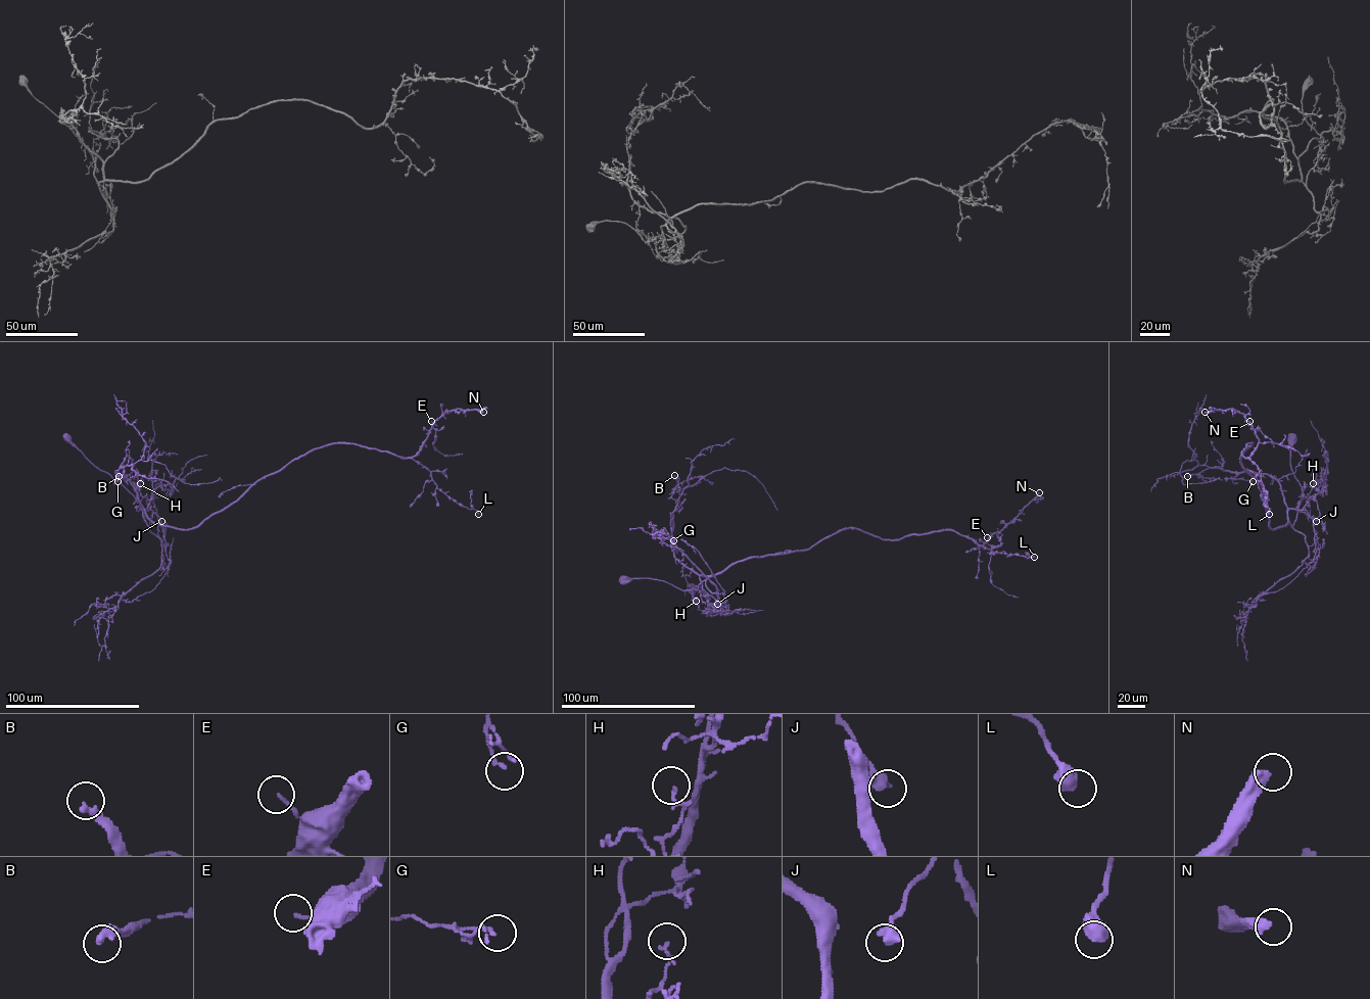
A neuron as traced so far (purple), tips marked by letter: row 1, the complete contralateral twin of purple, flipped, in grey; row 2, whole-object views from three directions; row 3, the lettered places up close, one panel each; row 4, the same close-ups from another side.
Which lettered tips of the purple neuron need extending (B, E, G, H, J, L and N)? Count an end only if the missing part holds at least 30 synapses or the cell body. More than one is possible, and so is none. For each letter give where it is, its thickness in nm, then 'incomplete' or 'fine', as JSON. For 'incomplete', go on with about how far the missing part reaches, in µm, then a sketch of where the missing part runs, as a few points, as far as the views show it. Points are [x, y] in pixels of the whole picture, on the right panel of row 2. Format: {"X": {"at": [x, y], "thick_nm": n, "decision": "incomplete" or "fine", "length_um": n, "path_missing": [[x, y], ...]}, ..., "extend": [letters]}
{"B": {"at": [1187, 476], "thick_nm": 360, "decision": "fine"}, "E": {"at": [1249, 421], "thick_nm": 130, "decision": "fine"}, "G": {"at": [1253, 481], "thick_nm": 140, "decision": "fine"}, "H": {"at": [1313, 483], "thick_nm": 90, "decision": "fine"}, "J": {"at": [1316, 521], "thick_nm": 480, "decision": "fine"}, "L": {"at": [1269, 514], "thick_nm": 650, "decision": "fine"}, "N": {"at": [1205, 412], "thick_nm": 440, "decision": "incomplete", "length_um": 140, "path_missing": [[1205, 412], [1187, 421], [1177, 422], [1189, 440], [1191, 450], [1198, 455], [1191, 461], [1179, 454], [1169, 458]]}, "extend": ["N"]}

